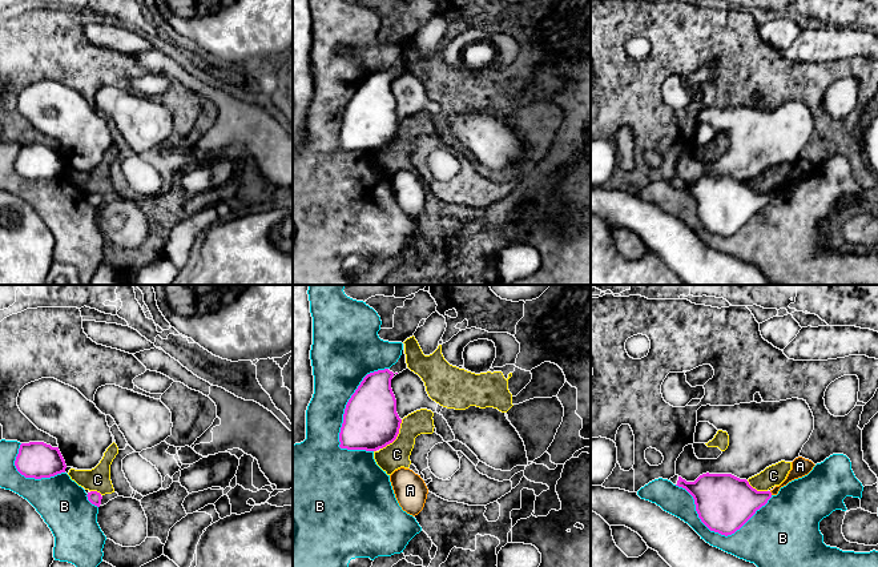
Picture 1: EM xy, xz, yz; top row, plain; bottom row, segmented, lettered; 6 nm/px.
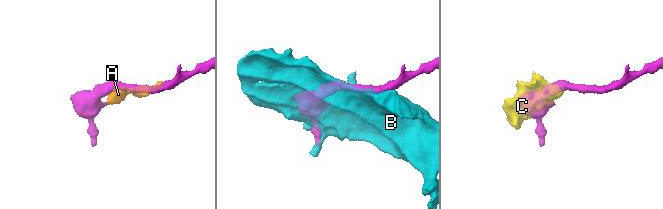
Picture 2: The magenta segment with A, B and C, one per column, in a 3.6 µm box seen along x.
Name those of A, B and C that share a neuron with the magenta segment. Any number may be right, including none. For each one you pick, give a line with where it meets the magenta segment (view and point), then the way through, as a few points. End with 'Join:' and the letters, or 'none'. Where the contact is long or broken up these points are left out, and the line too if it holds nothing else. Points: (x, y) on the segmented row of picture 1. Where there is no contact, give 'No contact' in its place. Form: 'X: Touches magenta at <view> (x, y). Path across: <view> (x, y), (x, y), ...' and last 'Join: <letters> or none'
A: Touches magenta at yz (770, 493). Path across: yz (731, 502), (757, 499), (770, 493), (782, 485), (800, 466)
Join: A

